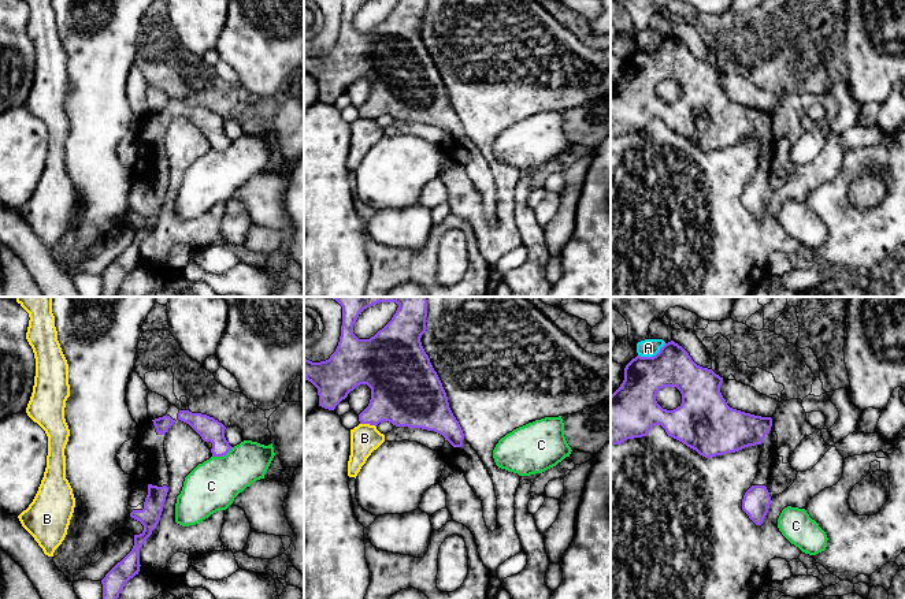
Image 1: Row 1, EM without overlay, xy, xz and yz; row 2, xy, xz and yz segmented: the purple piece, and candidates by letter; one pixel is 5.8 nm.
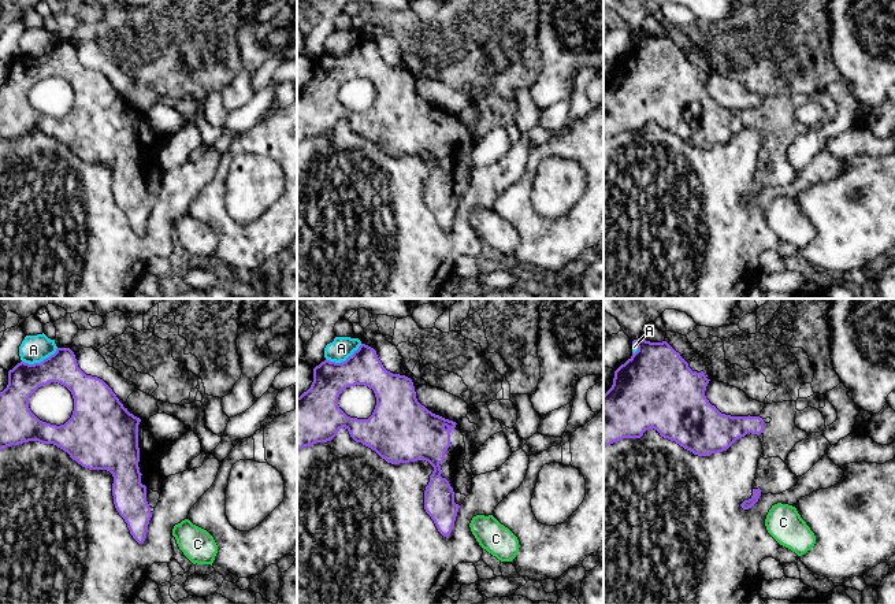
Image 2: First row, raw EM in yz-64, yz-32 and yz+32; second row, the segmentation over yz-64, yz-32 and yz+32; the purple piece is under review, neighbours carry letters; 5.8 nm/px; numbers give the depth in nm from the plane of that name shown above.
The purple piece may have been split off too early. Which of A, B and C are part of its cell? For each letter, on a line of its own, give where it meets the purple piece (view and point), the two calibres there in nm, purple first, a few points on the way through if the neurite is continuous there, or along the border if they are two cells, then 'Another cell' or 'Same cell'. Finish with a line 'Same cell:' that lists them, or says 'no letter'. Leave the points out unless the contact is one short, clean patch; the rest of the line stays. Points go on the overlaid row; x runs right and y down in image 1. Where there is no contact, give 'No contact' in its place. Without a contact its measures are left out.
A: Touches purple at yz (653, 356). Thickness 240 nm (purple) against 110 nm. Another cell
B: Touches purple at xz (368, 423). Thickness 360 nm (purple) against 170 nm. Another cell
C: Touches purple at xy (222, 456). Thickness 140 nm (purple) against 300 nm. Boundary: xy (232, 447), (225, 454), (212, 457). Another cell
Same cell: no letter

